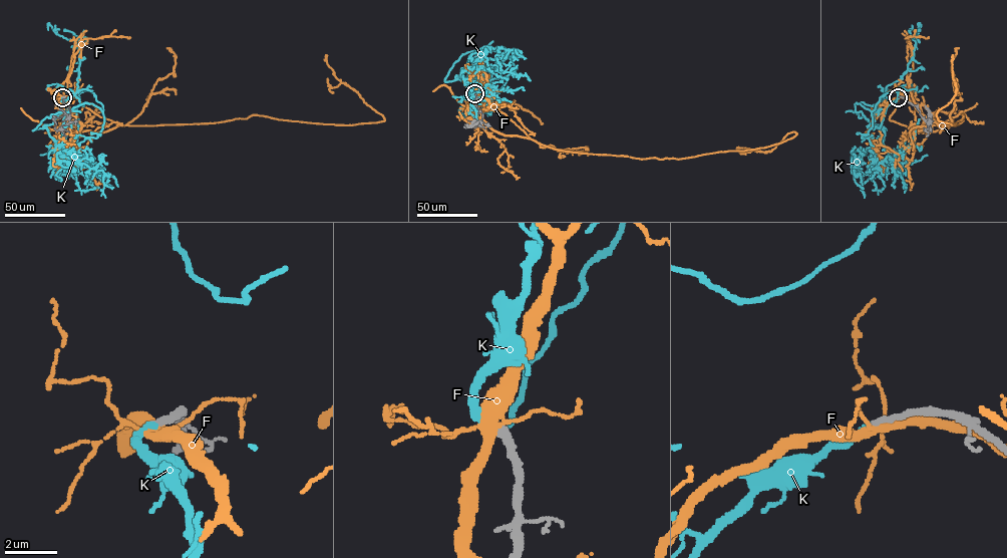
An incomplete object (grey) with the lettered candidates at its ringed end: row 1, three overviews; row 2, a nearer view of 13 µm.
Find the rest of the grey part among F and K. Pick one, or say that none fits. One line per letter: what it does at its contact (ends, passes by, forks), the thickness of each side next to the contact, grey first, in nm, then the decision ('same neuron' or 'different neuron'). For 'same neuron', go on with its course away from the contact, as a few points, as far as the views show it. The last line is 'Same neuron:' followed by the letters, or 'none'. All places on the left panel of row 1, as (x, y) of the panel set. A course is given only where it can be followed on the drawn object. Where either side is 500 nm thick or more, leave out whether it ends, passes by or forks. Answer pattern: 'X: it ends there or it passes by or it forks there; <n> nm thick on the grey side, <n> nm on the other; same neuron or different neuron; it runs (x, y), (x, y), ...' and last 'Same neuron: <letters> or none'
F: it forks there; 280 nm thick on the grey side, 320 nm on the other; different neuron
K: it ends there; 280 nm thick on the grey side, 280 nm on the other; same neuron; it runs (62, 97), (65, 102), (74, 94), (82, 105), (85, 102), (103, 109), (89, 90), (53, 91), (62, 88)
Same neuron: K

